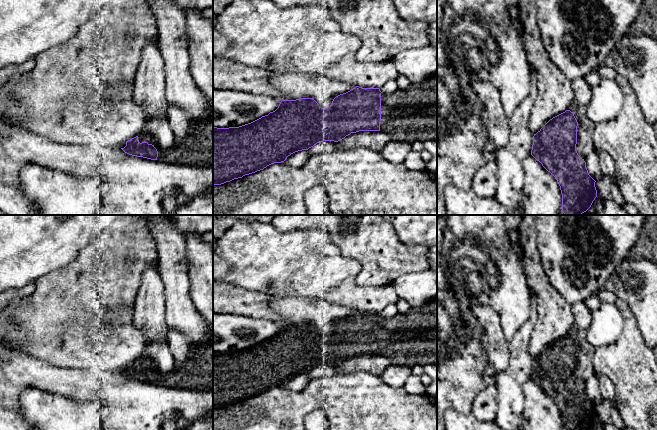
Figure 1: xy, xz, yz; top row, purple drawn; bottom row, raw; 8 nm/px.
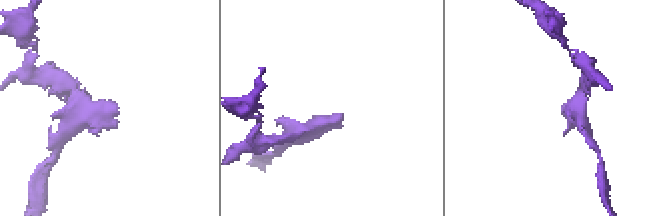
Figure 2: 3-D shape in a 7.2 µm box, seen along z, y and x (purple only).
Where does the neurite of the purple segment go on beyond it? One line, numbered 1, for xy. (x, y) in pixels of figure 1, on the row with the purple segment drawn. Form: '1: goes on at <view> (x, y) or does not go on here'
1: goes on at xy (196, 149)

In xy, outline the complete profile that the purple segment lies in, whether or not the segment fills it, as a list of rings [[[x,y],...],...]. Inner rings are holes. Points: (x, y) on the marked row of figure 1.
[[[207,100],[207,110],[202,120],[189,128],[187,136],[179,144],[173,144],[171,148],[163,152],[158,145],[156,148],[147,142],[140,143],[138,136],[126,141],[126,146],[121,148],[125,153],[151,160],[178,164],[183,166],[197,166],[201,168],[213,167],[213,100]]]

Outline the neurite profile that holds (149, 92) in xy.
[[[159,38],[148,43],[142,52],[142,60],[135,76],[134,99],[139,106],[146,109],[146,122],[137,135],[140,143],[147,142],[156,149],[159,145],[156,137],[147,128],[148,122],[156,114],[167,114],[165,96],[164,60],[159,48]]]

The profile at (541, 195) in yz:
[[[532,155],[522,162],[525,180],[522,190],[523,215],[558,215],[562,210],[562,194],[555,177]]]

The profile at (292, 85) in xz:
[[[295,71],[273,72],[269,82],[283,95],[283,100],[313,98],[323,109],[330,107],[336,96],[356,87],[324,74],[312,76]]]

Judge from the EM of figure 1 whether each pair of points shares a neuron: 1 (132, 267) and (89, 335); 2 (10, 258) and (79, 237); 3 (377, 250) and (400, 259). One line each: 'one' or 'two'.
1: one
2: one
3: one

